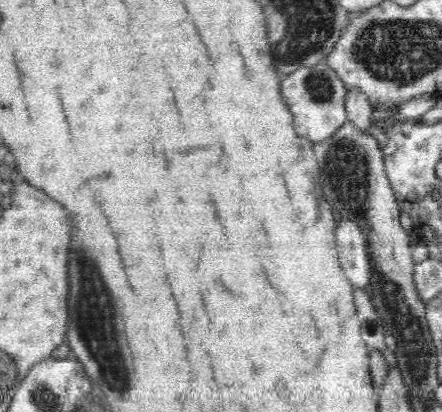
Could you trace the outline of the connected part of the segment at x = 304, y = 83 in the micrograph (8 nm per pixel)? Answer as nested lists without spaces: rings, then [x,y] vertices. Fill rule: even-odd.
[[[326,58],[316,64],[300,66],[281,78],[281,95],[293,114],[293,124],[300,136],[313,143],[330,138],[347,120],[345,109],[347,88]]]

